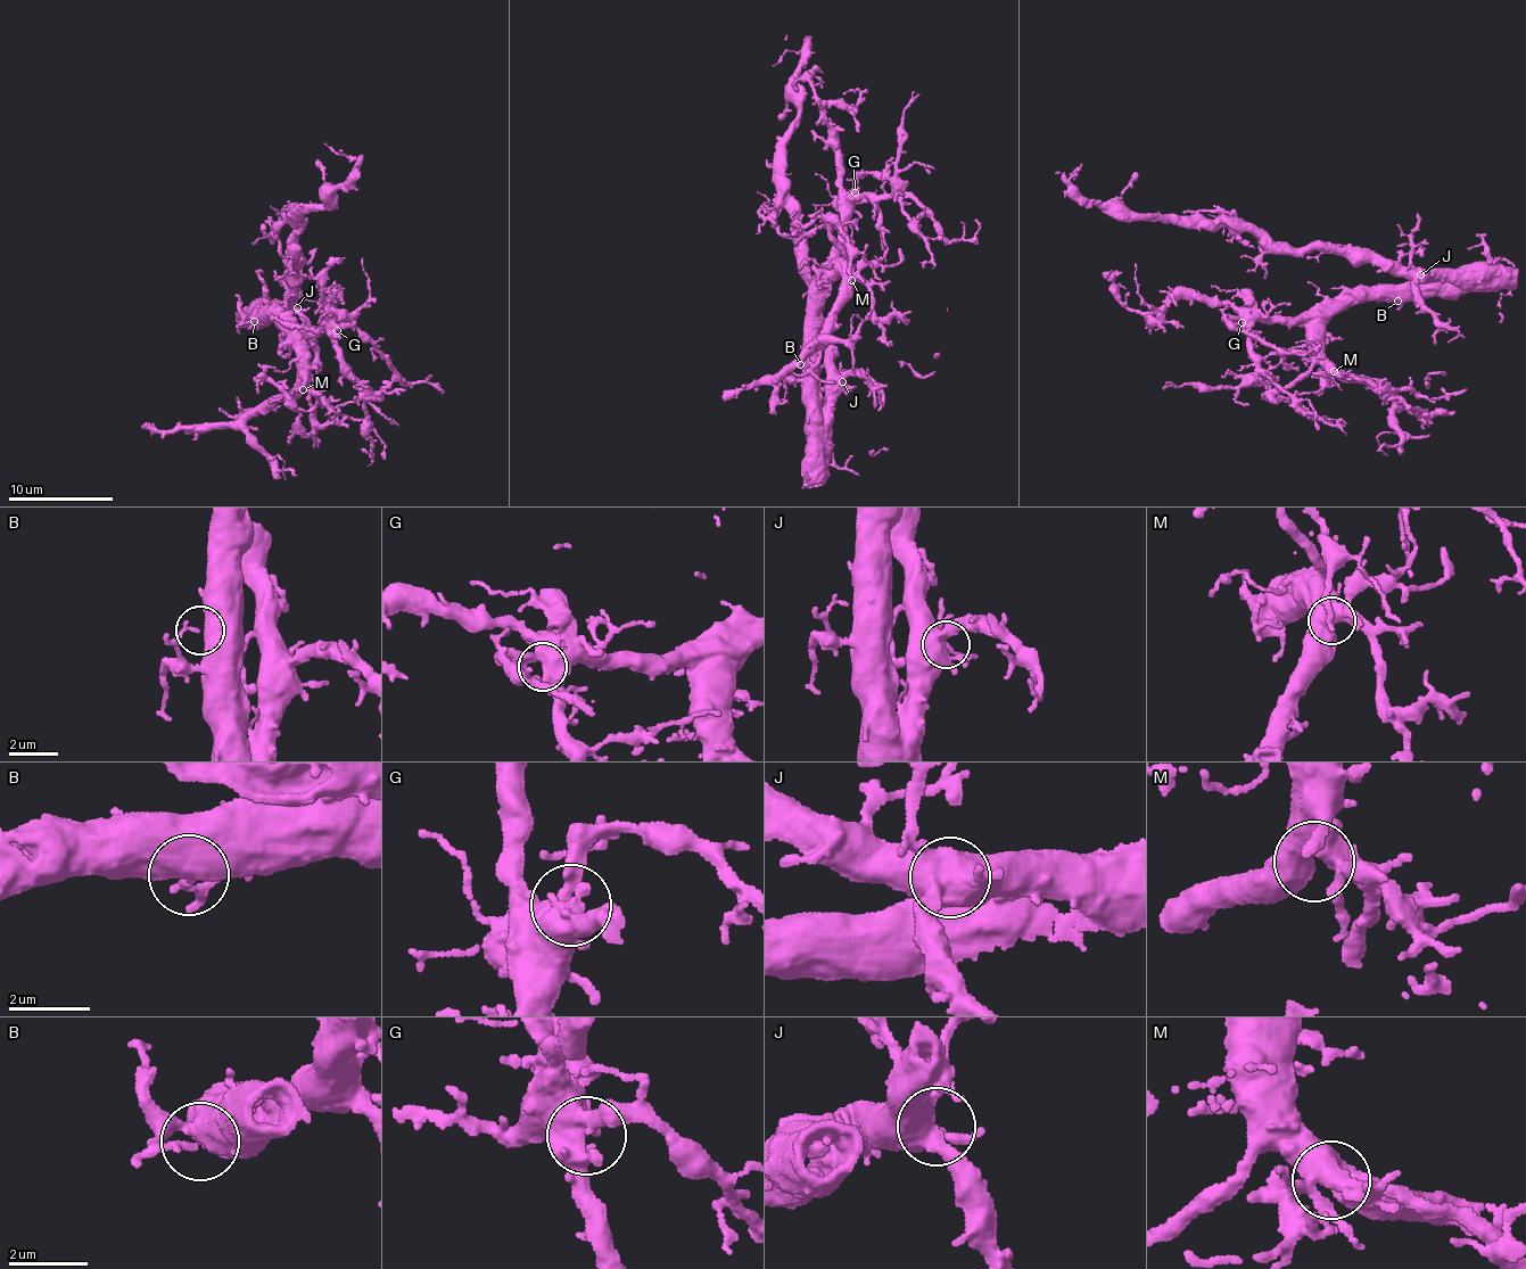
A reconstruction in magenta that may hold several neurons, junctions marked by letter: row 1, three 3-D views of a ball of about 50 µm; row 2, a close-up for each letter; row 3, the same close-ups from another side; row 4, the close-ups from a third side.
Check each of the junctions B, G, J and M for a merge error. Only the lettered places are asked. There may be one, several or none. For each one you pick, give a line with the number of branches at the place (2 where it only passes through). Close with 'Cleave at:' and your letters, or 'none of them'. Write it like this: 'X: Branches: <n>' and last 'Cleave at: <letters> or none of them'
Cleave at: none of them

